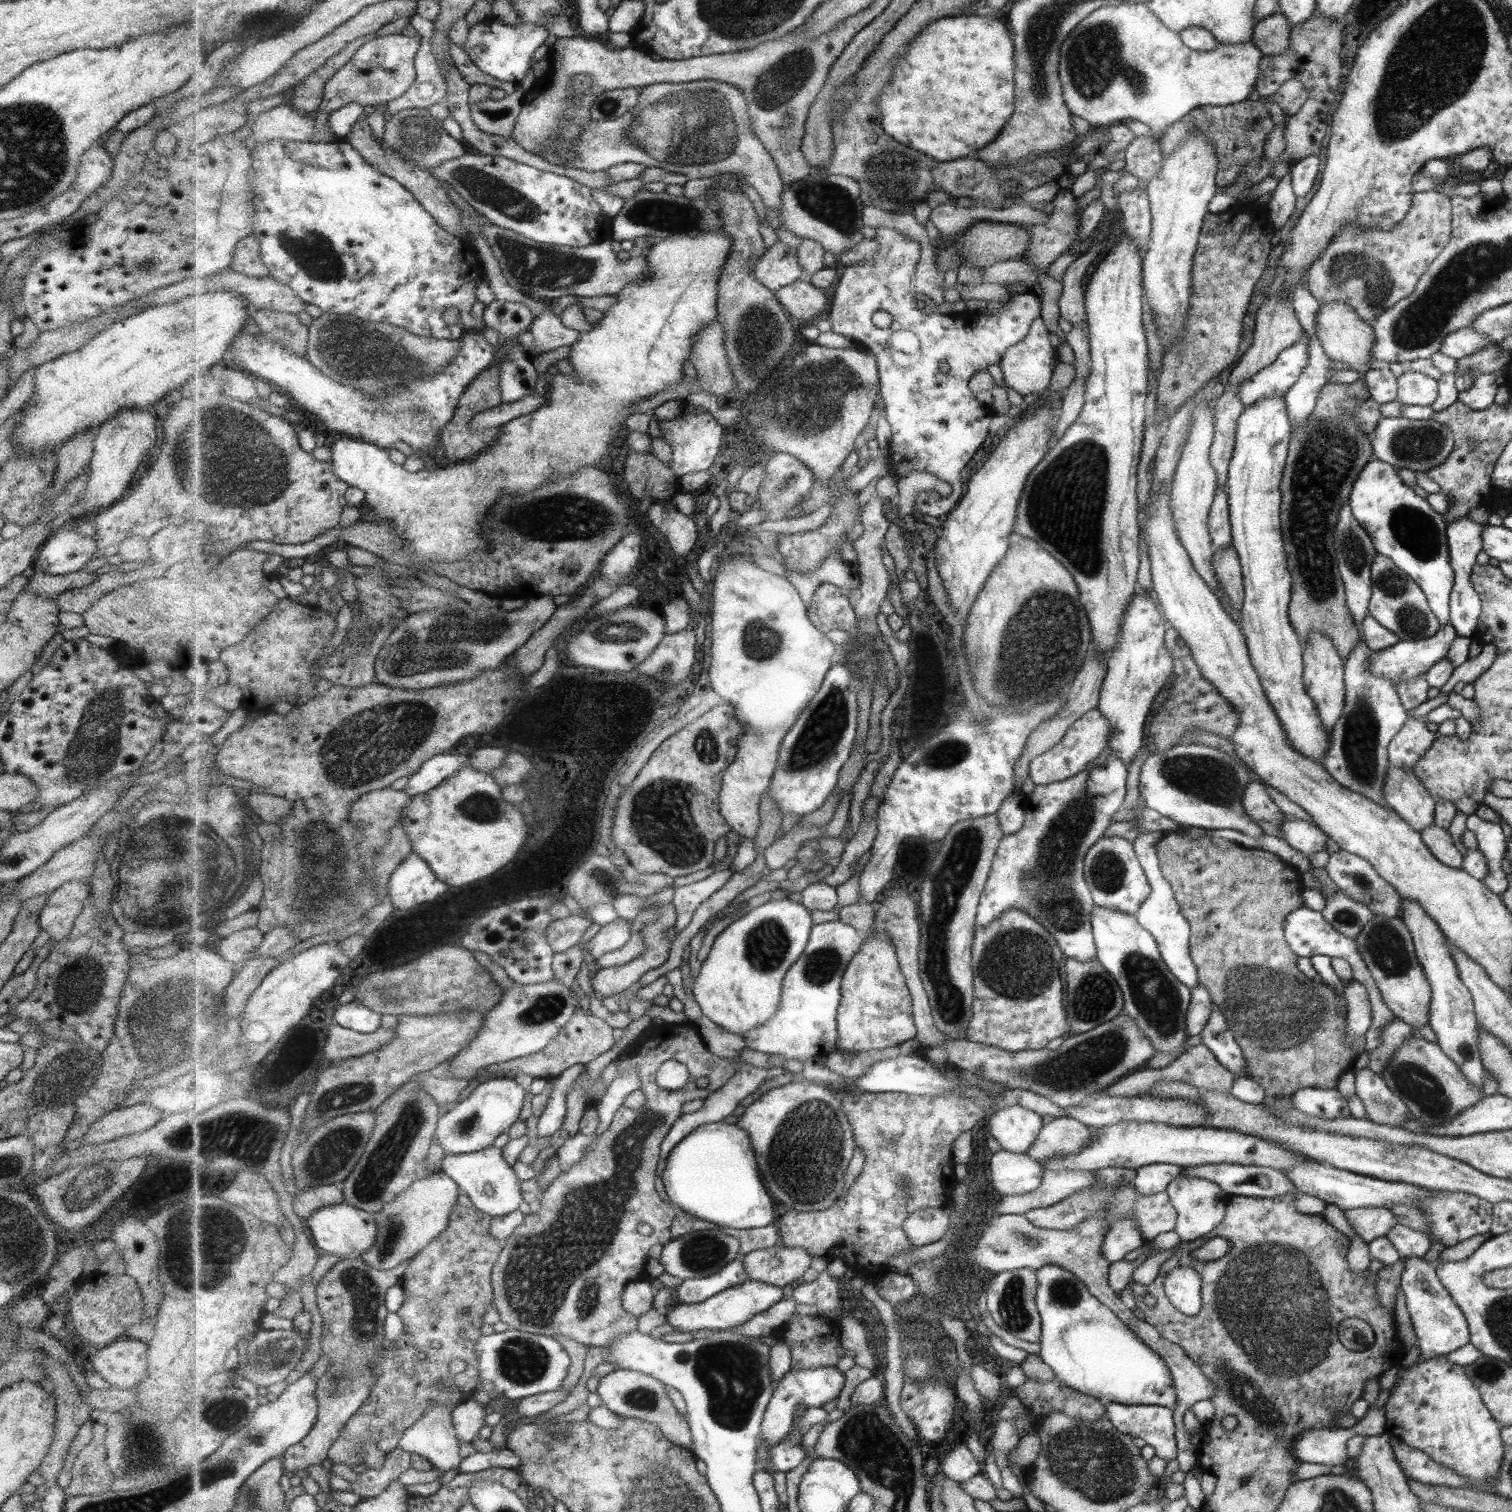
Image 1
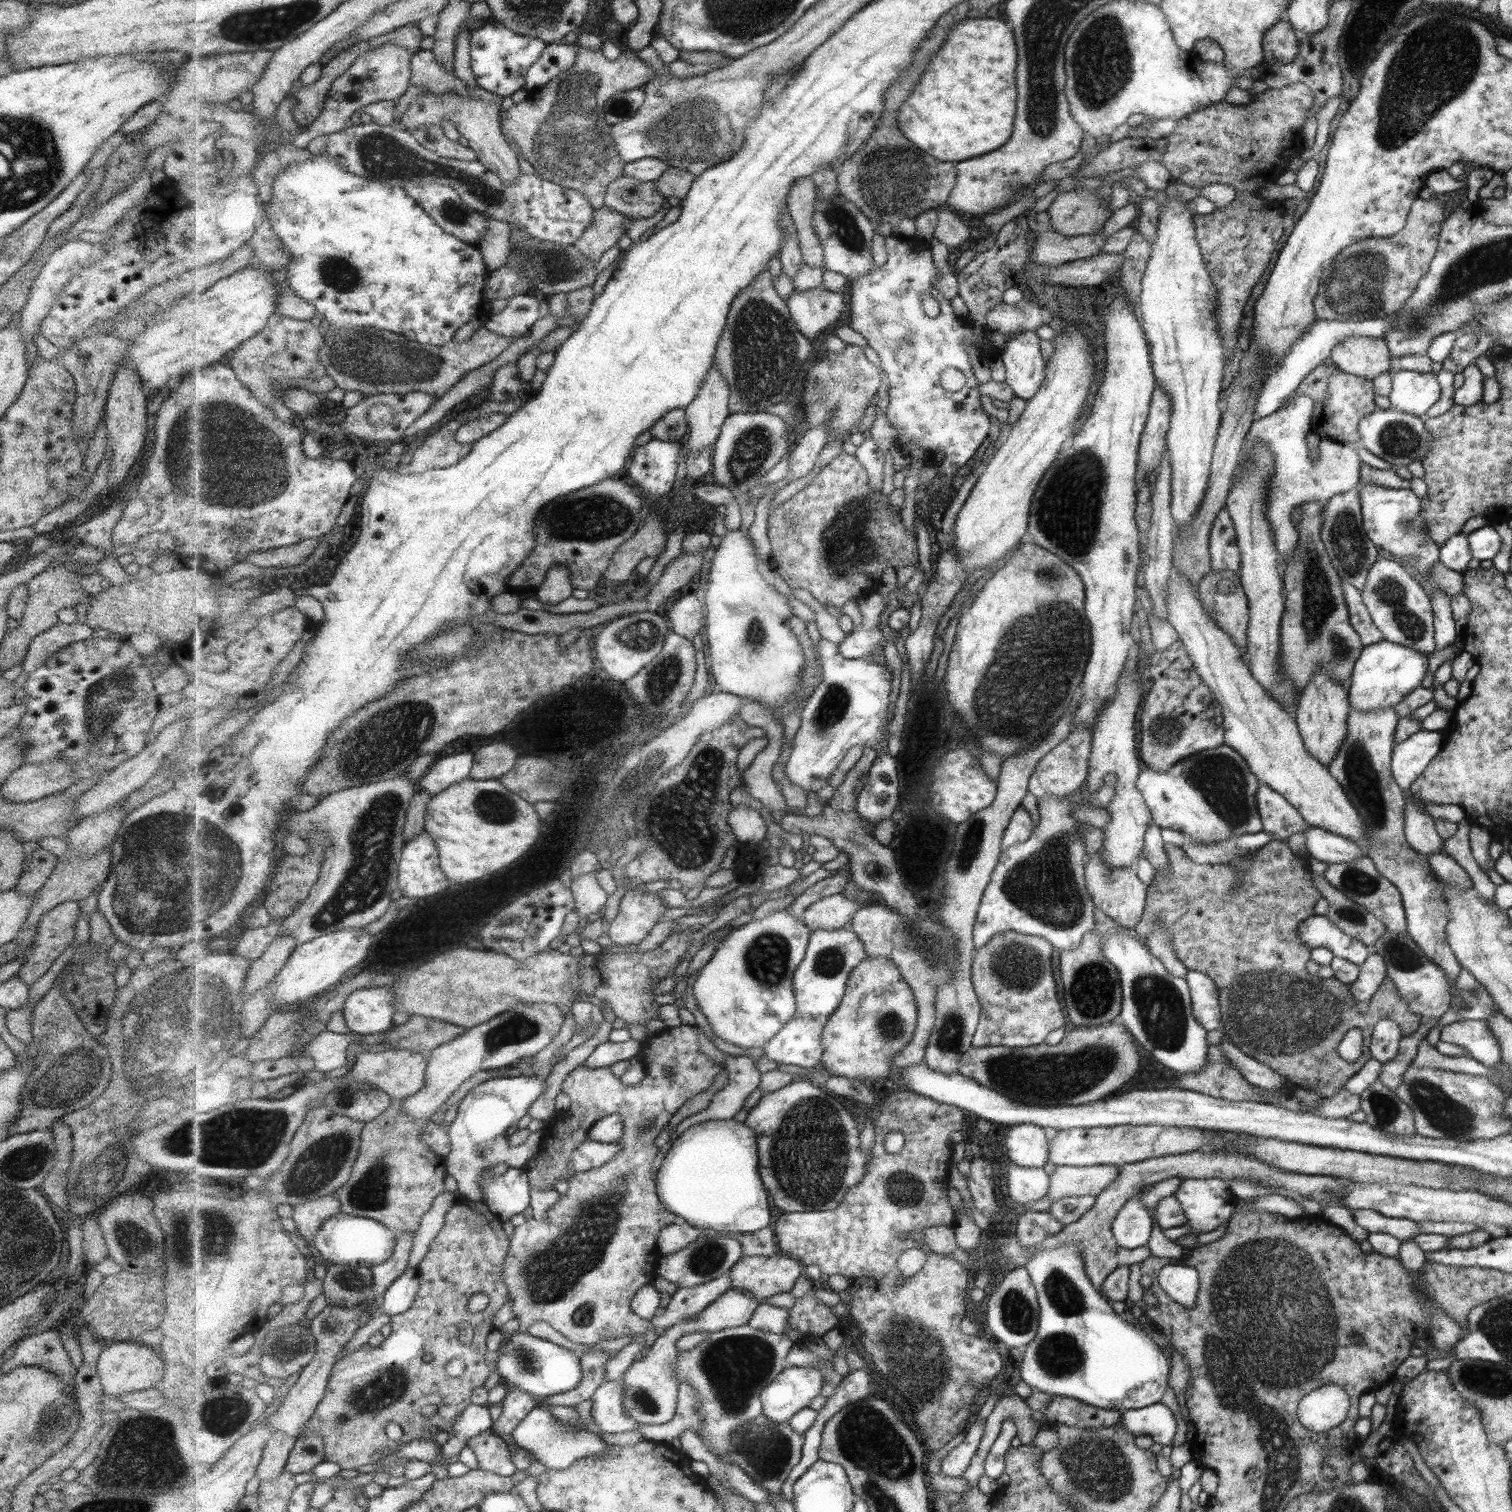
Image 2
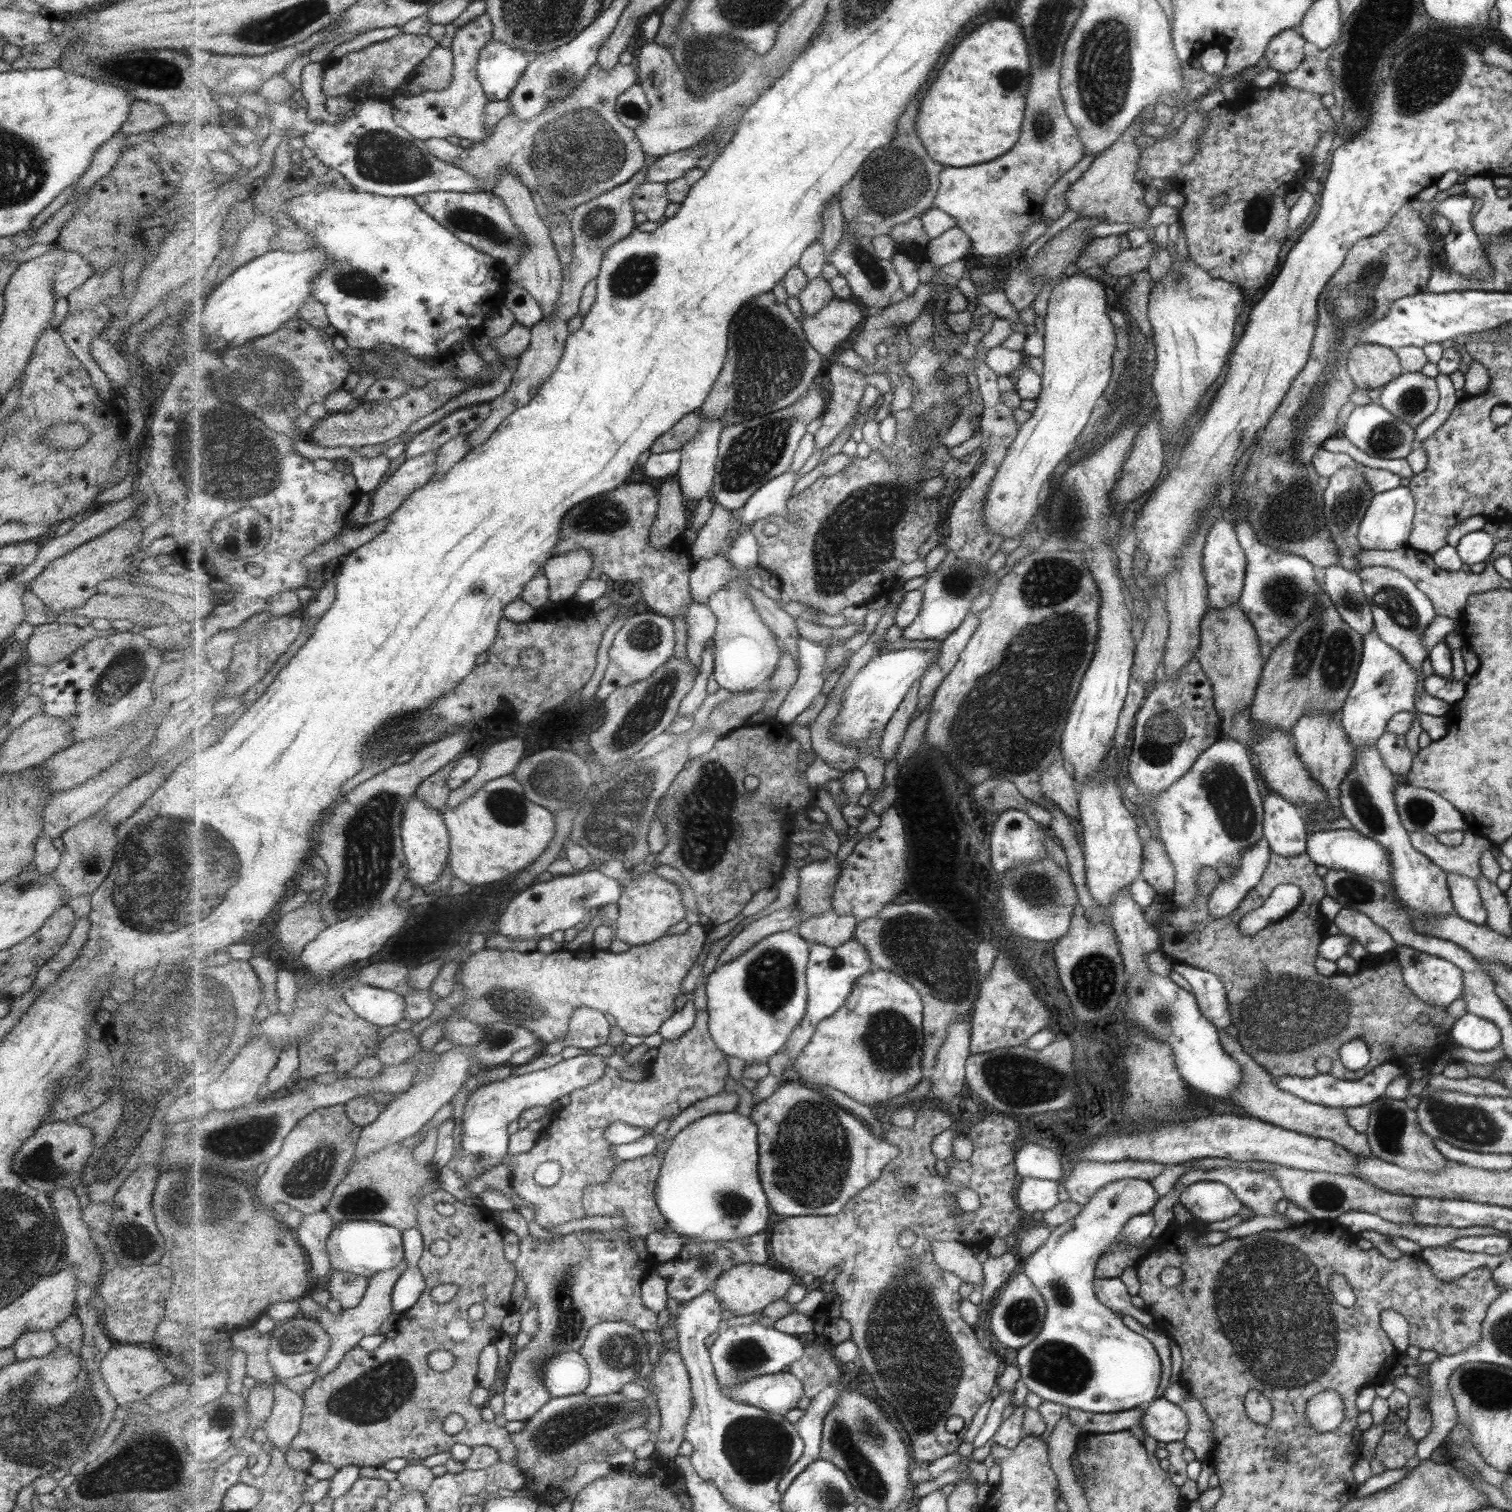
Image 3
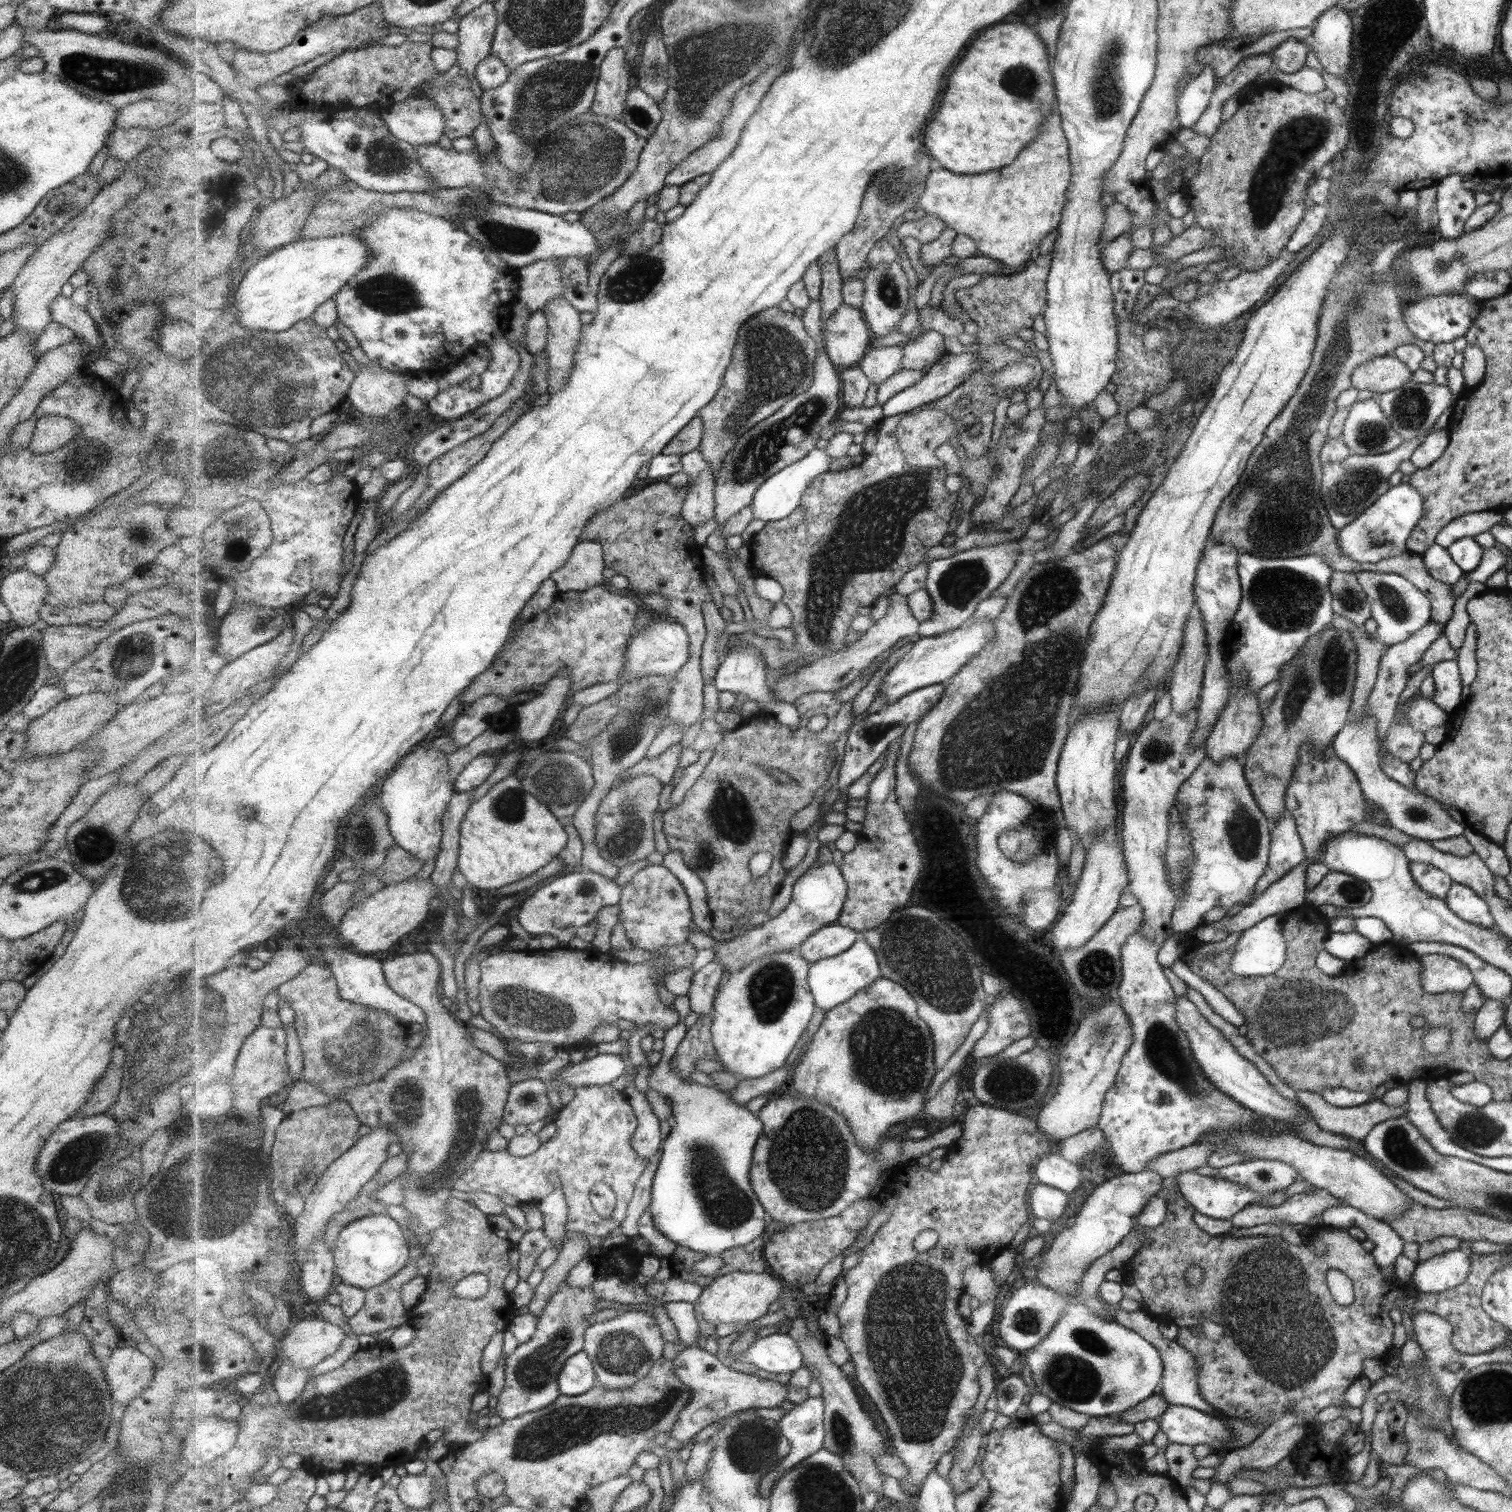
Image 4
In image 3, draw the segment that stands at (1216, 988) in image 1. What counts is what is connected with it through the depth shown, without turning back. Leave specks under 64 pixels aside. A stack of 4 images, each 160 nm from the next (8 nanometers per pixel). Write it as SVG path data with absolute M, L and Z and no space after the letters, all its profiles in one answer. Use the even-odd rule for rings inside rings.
M1305 852L1291 858L1283 858L1281 856L1277 856L1277 854L1270 853L1267 866L1261 874L1258 874L1257 880L1258 883L1249 892L1247 892L1233 913L1225 916L1223 919L1213 919L1213 917L1211 917L1210 910L1207 910L1206 904L1208 894L1211 893L1213 888L1215 888L1218 884L1218 874L1212 868L1206 868L1205 866L1204 868L1200 868L1200 874L1198 874L1198 880L1196 880L1198 890L1196 890L1194 900L1192 900L1187 907L1179 907L1179 909L1173 909L1171 904L1167 904L1167 909L1161 913L1161 917L1159 917L1157 921L1149 923L1151 928L1155 930L1160 938L1160 946L1158 946L1158 948L1163 954L1172 959L1174 962L1183 963L1184 965L1205 970L1214 974L1219 979L1219 982L1221 982L1224 991L1226 992L1231 1024L1238 1030L1236 1039L1239 1041L1241 1048L1244 1050L1243 1052L1246 1053L1256 1064L1263 1067L1274 1078L1281 1078L1282 1076L1300 1076L1301 1078L1309 1078L1319 1073L1313 1066L1314 1060L1317 1057L1326 1056L1332 1061L1328 1073L1333 1078L1337 1078L1339 1080L1359 1080L1360 1078L1370 1074L1375 1067L1379 1067L1379 1065L1386 1063L1399 1063L1399 1065L1406 1070L1413 1067L1413 1065L1423 1065L1423 1067L1431 1066L1433 1065L1433 1060L1431 1060L1431 1050L1433 1050L1437 1044L1441 1044L1441 1046L1445 1046L1445 1044L1447 1044L1447 1048L1457 1046L1457 1043L1450 1036L1450 1031L1452 1030L1452 1026L1455 1024L1456 1018L1448 1015L1446 1007L1428 1005L1422 1000L1419 1000L1419 997L1415 996L1411 992L1410 987L1404 983L1402 966L1399 964L1398 958L1396 957L1397 954L1395 952L1389 951L1384 952L1382 955L1370 955L1363 957L1359 963L1358 971L1352 975L1335 974L1326 977L1319 974L1315 966L1316 959L1318 958L1318 946L1325 937L1325 928L1327 928L1330 922L1328 922L1319 912L1319 901L1326 895L1325 884L1321 884L1321 878L1315 874L1315 864L1309 857L1307 857L1307 855L1305 855ZM1278 884L1295 884L1295 886L1300 888L1302 892L1302 899L1298 905L1291 913L1283 916L1279 921L1265 926L1263 930L1255 933L1253 936L1241 936L1239 934L1239 929L1237 929L1237 924L1239 924L1241 916L1243 916L1243 914L1247 914L1247 912L1251 912L1251 910L1255 910L1255 908L1259 908L1259 906L1263 904L1263 901L1269 896L1269 894L1271 894L1273 888L1275 888ZM1420 1014L1427 1014L1430 1021L1425 1024L1417 1023L1415 1020ZM1354 1038L1362 1040L1367 1045L1367 1048L1369 1049L1369 1061L1361 1070L1351 1071L1341 1065L1338 1050L1344 1042L1353 1040Z

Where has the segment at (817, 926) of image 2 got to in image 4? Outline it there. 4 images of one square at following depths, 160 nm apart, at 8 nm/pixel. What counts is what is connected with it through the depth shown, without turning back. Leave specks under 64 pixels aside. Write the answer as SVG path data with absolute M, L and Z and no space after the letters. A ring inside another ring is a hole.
M836 922L810 936L798 952L811 965L824 958L833 958L847 952L861 937L853 928Z

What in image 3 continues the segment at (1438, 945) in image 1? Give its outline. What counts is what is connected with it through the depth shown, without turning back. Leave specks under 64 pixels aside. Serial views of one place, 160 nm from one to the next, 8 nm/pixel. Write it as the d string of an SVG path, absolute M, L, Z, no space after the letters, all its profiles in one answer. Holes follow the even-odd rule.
M1374 744L1366 746L1362 750L1355 752L1354 766L1343 784L1339 785L1339 806L1341 806L1342 817L1347 819L1353 830L1359 832L1361 836L1375 840L1377 844L1381 844L1383 848L1389 851L1389 860L1392 864L1392 884L1395 888L1395 894L1399 898L1399 902L1403 904L1407 913L1423 914L1423 916L1447 916L1454 913L1453 901L1450 899L1450 891L1446 883L1447 874L1437 865L1415 851L1411 845L1409 833L1399 825L1398 806L1395 805L1395 784L1394 778L1389 770L1385 768L1383 761L1379 758Z

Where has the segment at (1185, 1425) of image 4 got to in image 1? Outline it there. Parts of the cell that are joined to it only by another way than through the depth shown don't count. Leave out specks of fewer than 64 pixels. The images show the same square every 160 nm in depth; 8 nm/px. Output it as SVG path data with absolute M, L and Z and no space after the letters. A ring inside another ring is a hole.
M1115 1402L1104 1404L1105 1416L1120 1433L1134 1436L1145 1441L1147 1446L1154 1448L1154 1455L1165 1462L1176 1458L1176 1440L1174 1437L1174 1422L1172 1410L1162 1406L1121 1405Z

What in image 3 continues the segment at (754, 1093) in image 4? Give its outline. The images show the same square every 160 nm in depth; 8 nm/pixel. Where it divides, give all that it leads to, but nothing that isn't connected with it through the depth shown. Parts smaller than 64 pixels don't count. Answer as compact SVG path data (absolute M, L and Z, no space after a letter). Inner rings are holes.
M730 1091L708 1096L705 1100L696 1102L693 1106L684 1110L675 1120L670 1122L669 1129L664 1133L666 1146L673 1142L674 1138L693 1122L711 1113L726 1113L737 1110L740 1106L741 1096L736 1091Z

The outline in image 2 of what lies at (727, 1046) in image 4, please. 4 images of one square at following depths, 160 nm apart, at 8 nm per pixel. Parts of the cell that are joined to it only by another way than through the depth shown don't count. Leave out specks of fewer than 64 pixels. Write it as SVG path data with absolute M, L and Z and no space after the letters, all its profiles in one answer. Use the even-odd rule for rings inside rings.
M777 911L730 932L693 983L695 1000L713 1033L741 1048L765 1048L798 1010L795 973L810 945L811 929L787 913Z

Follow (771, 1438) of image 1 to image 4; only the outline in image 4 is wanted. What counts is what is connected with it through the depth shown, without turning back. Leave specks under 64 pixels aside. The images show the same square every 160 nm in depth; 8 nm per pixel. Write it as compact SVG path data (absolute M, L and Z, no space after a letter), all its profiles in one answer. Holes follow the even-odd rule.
M689 1346L681 1350L673 1360L677 1365L678 1375L691 1389L691 1403L681 1411L678 1423L670 1433L672 1438L685 1442L695 1434L699 1434L709 1424L720 1422L728 1416L743 1411L759 1408L777 1408L787 1400L789 1390L785 1384L735 1371L725 1366L714 1354L710 1354L703 1346Z

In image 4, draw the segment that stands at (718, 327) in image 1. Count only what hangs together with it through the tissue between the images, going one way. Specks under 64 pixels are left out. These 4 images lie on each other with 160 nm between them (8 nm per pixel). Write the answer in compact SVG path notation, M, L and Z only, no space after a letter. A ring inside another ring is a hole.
M701 450L682 456L683 472L690 476L689 496L682 515L693 530L716 518L716 479Z

